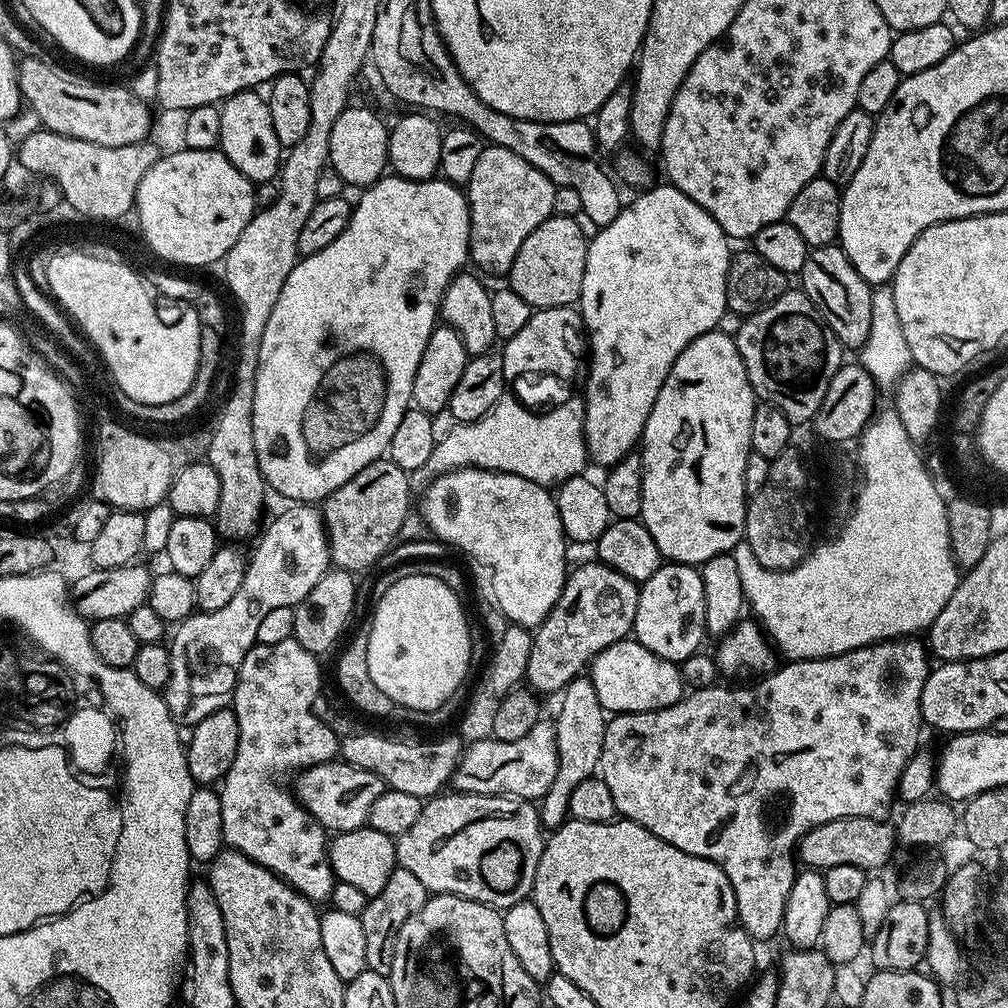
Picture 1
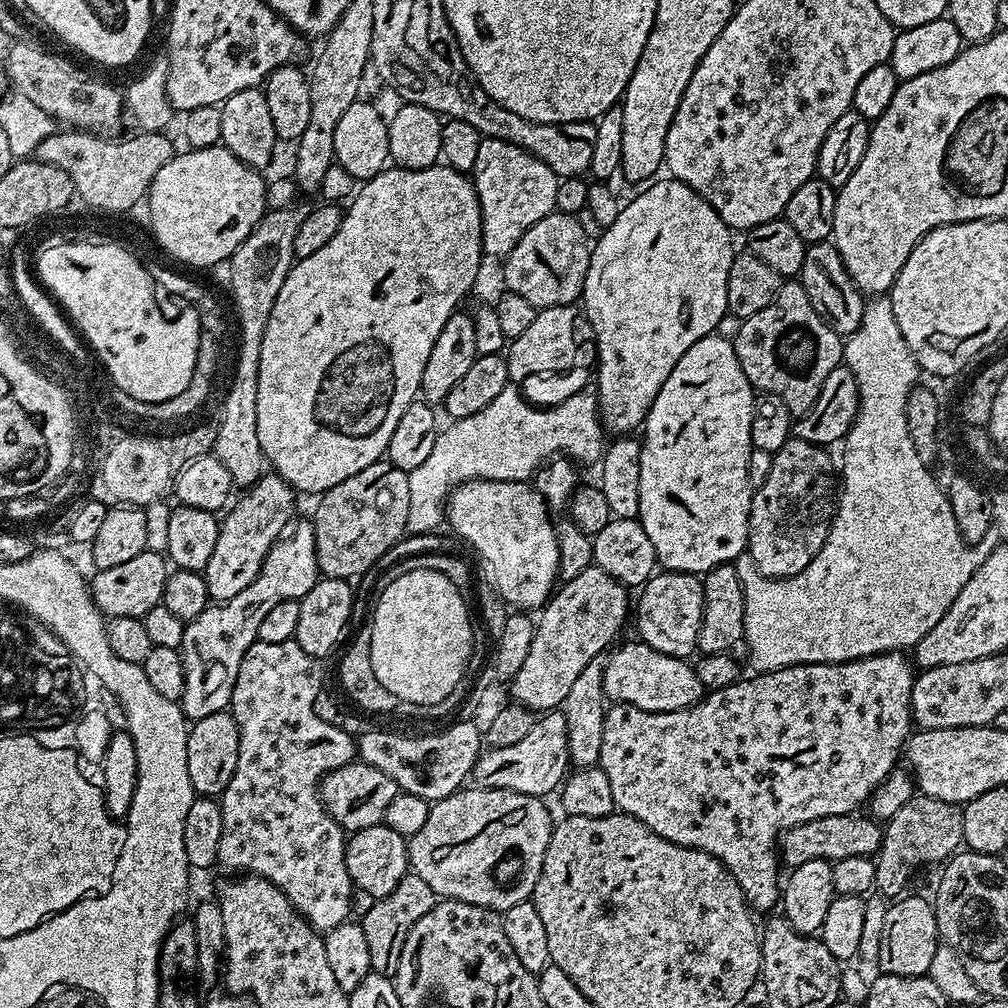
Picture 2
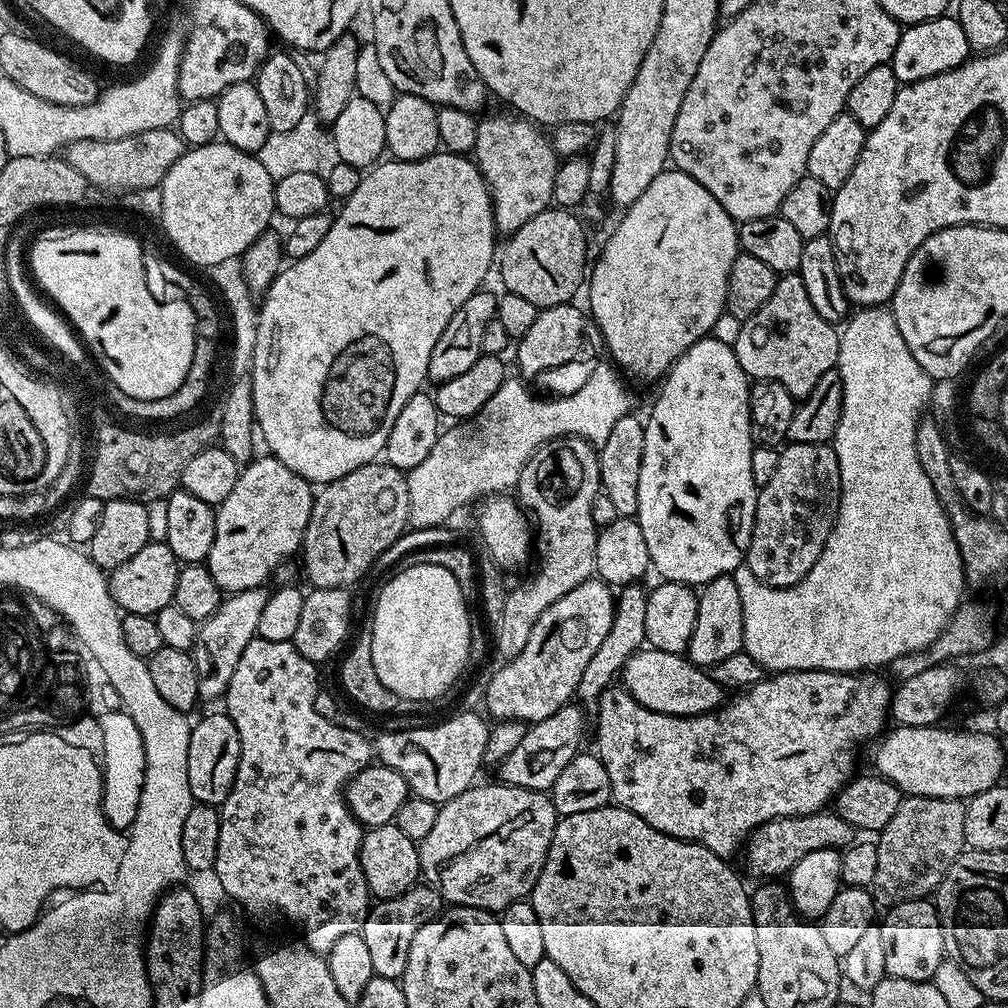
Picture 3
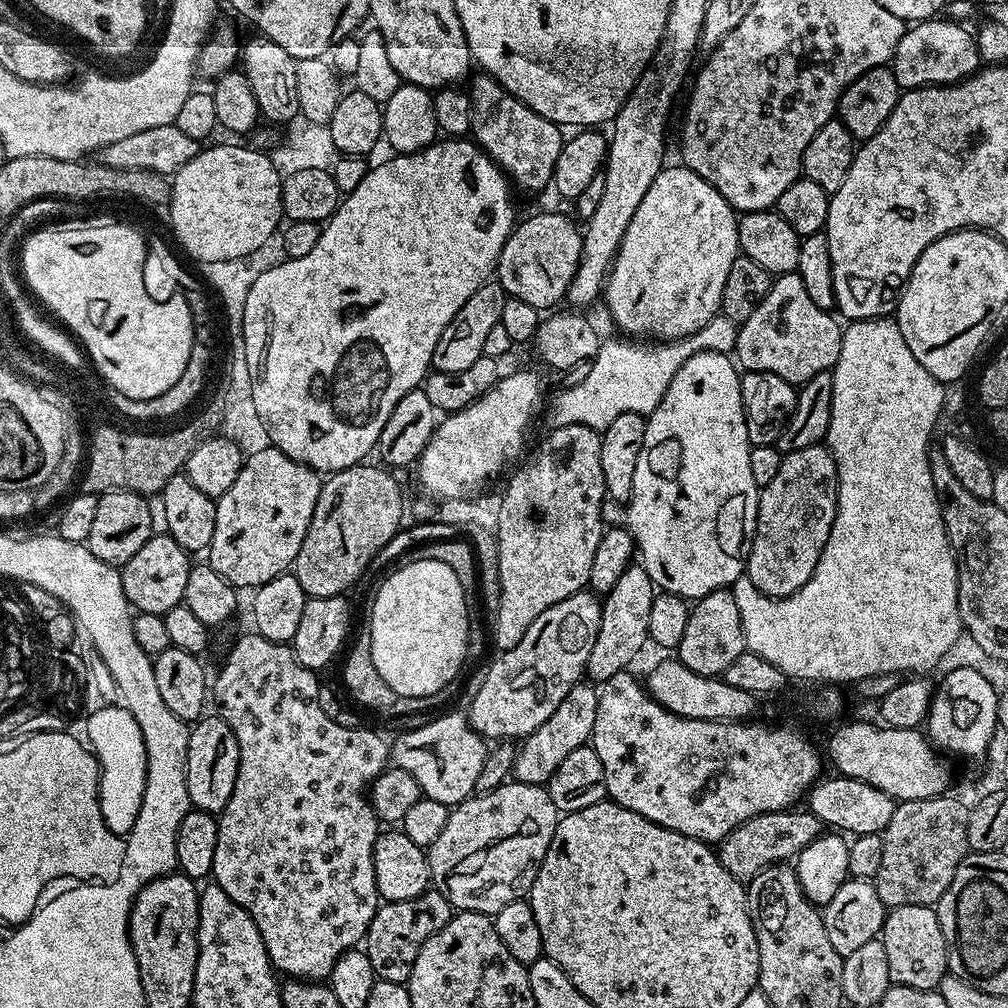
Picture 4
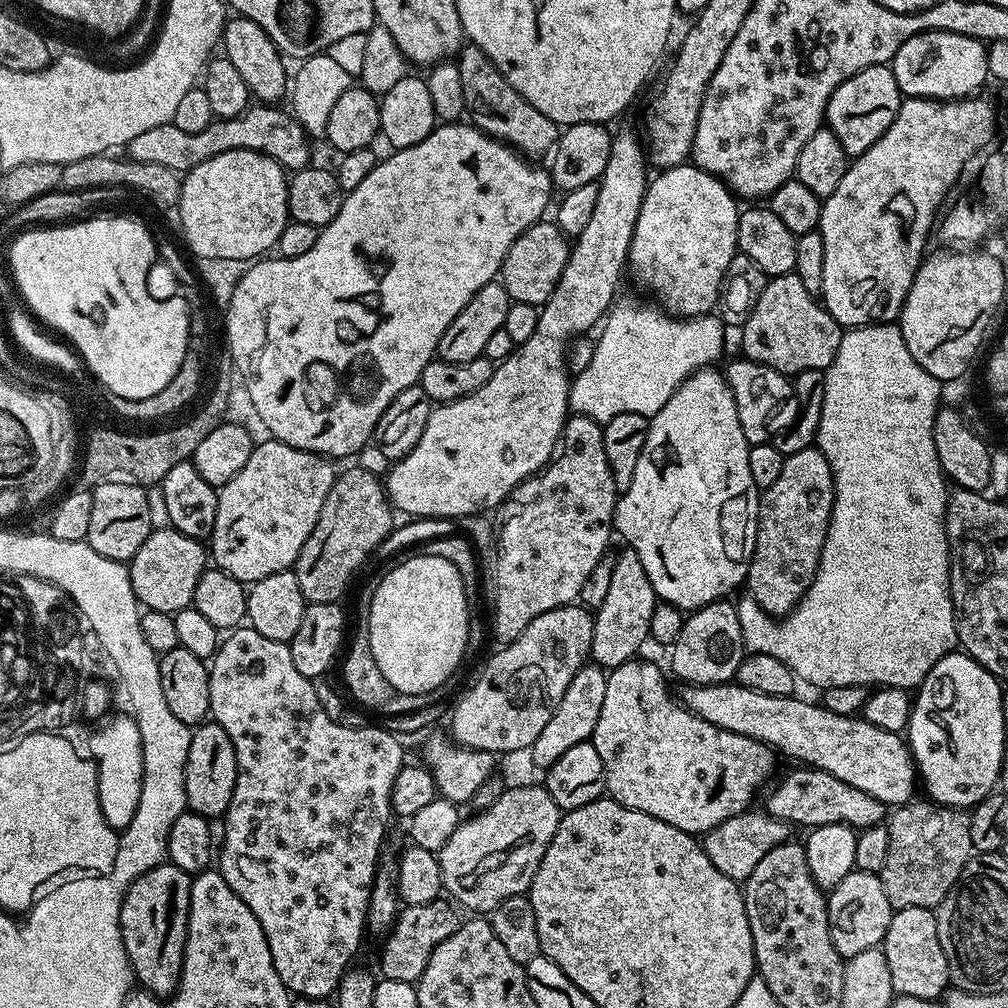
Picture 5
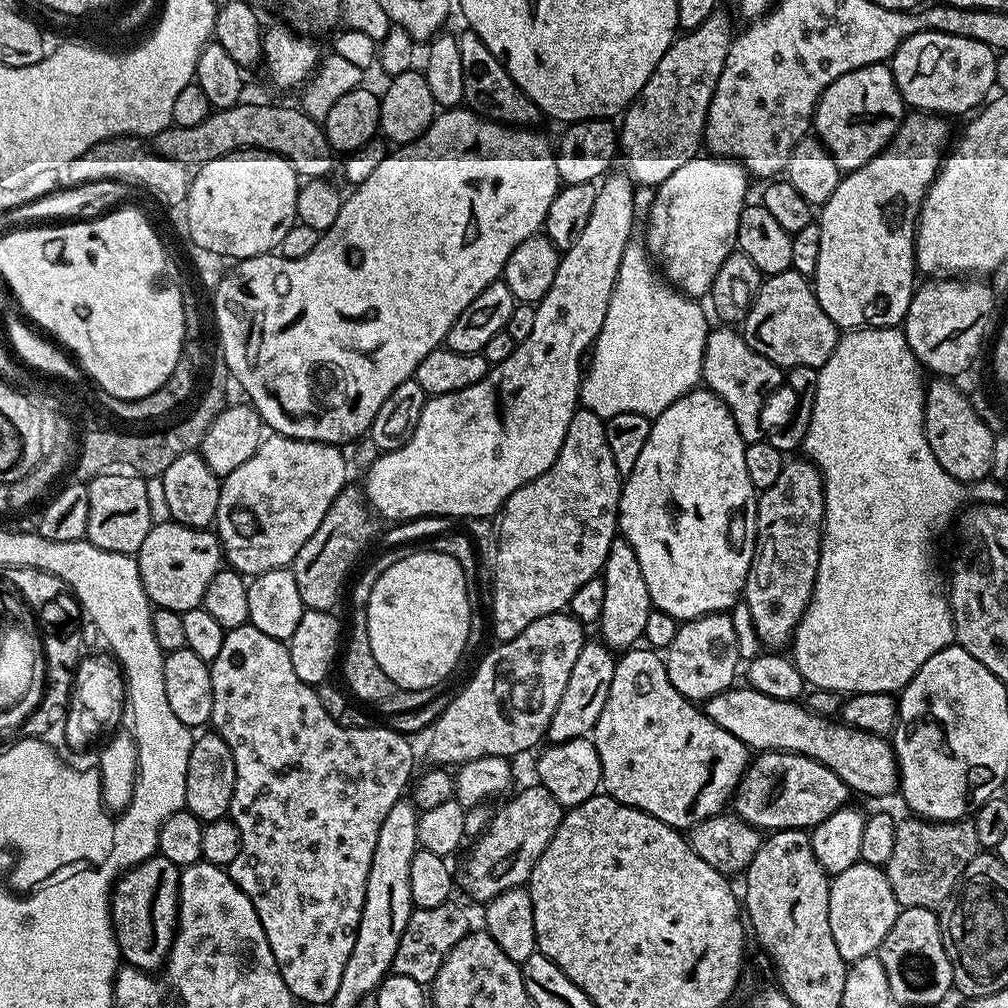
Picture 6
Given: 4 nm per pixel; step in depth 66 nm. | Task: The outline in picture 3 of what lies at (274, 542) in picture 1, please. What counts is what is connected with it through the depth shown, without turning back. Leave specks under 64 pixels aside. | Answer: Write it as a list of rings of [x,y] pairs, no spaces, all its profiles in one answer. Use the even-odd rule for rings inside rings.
[[[261,586],[245,592],[231,593],[227,598],[221,599],[215,614],[199,625],[196,643],[190,651],[197,670],[201,701],[219,701],[228,689],[234,666],[238,666],[238,658],[242,658],[242,650],[246,650],[250,641],[257,639],[258,618],[262,615],[262,606],[266,606],[270,595],[269,589],[266,589],[267,587]]]

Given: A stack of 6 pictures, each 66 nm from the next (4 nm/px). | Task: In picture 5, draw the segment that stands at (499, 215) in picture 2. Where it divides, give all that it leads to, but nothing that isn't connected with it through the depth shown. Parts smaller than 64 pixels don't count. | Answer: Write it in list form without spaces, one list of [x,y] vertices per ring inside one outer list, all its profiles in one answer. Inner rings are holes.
[[[468,42],[460,49],[458,74],[462,74],[462,90],[466,94],[466,106],[468,107],[466,116],[475,128],[481,128],[485,134],[493,136],[495,140],[503,140],[504,143],[528,158],[544,155],[547,157],[555,149],[561,129],[550,118],[546,118],[546,114],[541,114],[534,106],[530,106],[530,102],[526,102],[526,98],[522,98],[522,94],[518,94],[518,90],[514,90],[510,82],[506,82],[502,70],[498,70],[498,66],[490,62],[488,55],[478,45]]]

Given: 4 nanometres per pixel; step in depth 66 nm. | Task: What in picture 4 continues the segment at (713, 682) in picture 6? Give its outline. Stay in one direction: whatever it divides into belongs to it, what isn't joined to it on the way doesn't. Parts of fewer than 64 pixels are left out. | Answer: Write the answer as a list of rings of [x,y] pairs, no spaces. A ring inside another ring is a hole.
[[[716,588],[691,605],[678,658],[687,668],[694,670],[694,674],[723,677],[726,666],[730,666],[730,662],[745,651],[742,617],[738,614],[738,605],[731,590]]]

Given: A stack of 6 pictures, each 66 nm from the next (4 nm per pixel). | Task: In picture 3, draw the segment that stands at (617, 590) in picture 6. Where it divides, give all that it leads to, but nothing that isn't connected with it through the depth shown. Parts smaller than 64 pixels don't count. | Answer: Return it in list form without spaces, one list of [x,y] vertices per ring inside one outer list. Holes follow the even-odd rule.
[[[639,583],[626,584],[619,589],[616,596],[616,609],[614,610],[614,622],[610,626],[610,631],[606,638],[602,638],[602,646],[598,646],[598,651],[594,653],[594,658],[590,658],[590,663],[586,666],[586,671],[582,674],[582,682],[578,682],[575,699],[579,701],[585,709],[595,709],[600,702],[600,695],[613,687],[612,680],[621,675],[624,670],[624,663],[645,647],[646,641],[646,602],[648,592],[640,589]]]

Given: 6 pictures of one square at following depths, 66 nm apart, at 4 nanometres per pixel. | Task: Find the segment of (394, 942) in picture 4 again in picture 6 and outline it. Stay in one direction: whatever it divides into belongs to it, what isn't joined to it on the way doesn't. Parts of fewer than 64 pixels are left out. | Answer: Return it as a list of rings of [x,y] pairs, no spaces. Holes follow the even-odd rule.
[[[455,902],[433,908],[416,908],[410,914],[410,922],[406,922],[406,930],[402,930],[402,942],[398,942],[392,972],[402,978],[414,978],[414,982],[419,984],[431,985],[446,954],[450,954],[450,950],[454,950],[469,931],[468,916]]]

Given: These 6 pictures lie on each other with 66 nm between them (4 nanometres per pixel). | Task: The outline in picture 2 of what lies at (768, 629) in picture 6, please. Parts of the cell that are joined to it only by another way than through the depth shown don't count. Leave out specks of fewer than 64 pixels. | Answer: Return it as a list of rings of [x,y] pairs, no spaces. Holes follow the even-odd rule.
[[[790,438],[784,445],[772,453],[770,474],[766,474],[766,482],[758,486],[752,493],[750,502],[750,518],[748,519],[747,555],[754,558],[756,569],[773,580],[782,580],[793,576],[810,562],[814,562],[814,554],[822,550],[828,537],[828,531],[834,519],[838,500],[838,468],[832,465],[832,456],[827,447],[811,444],[805,440]]]

